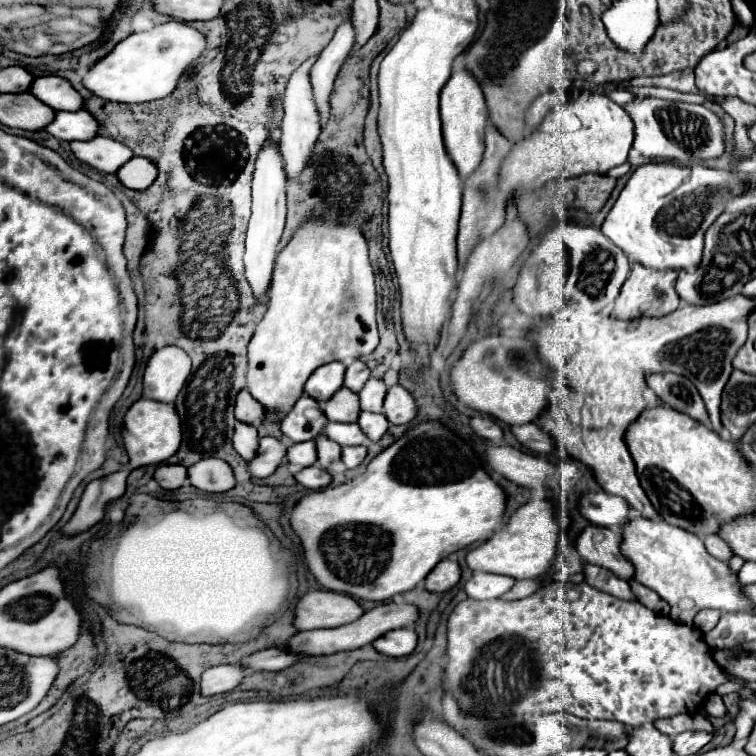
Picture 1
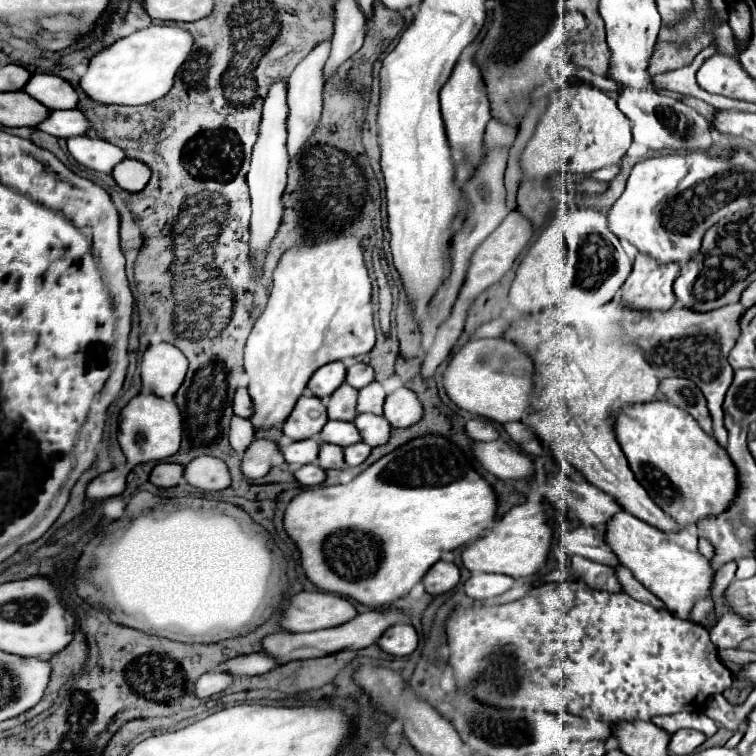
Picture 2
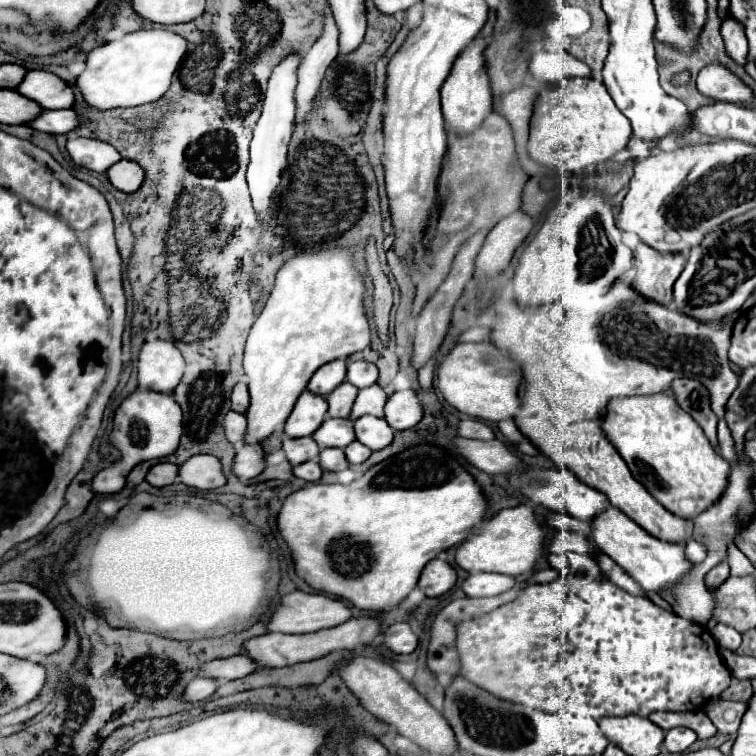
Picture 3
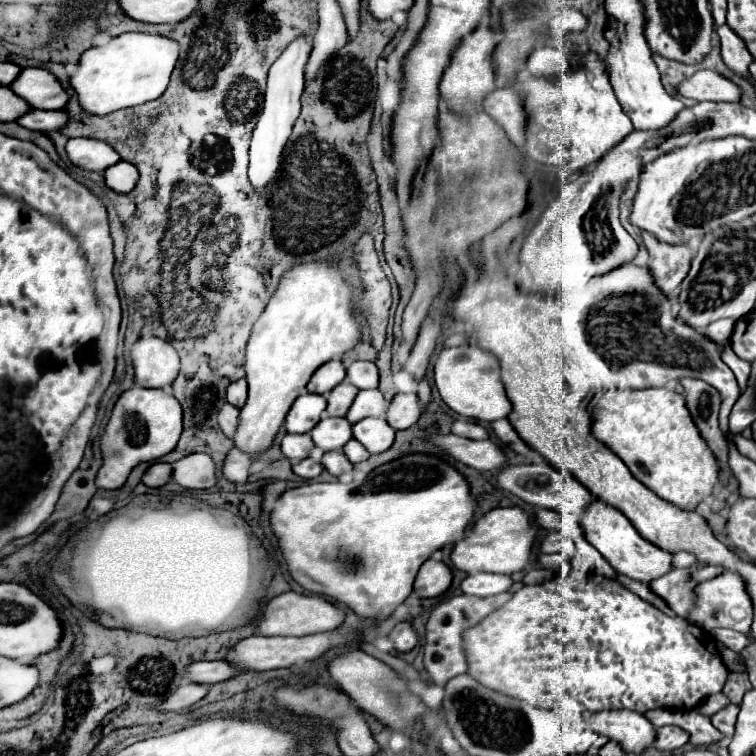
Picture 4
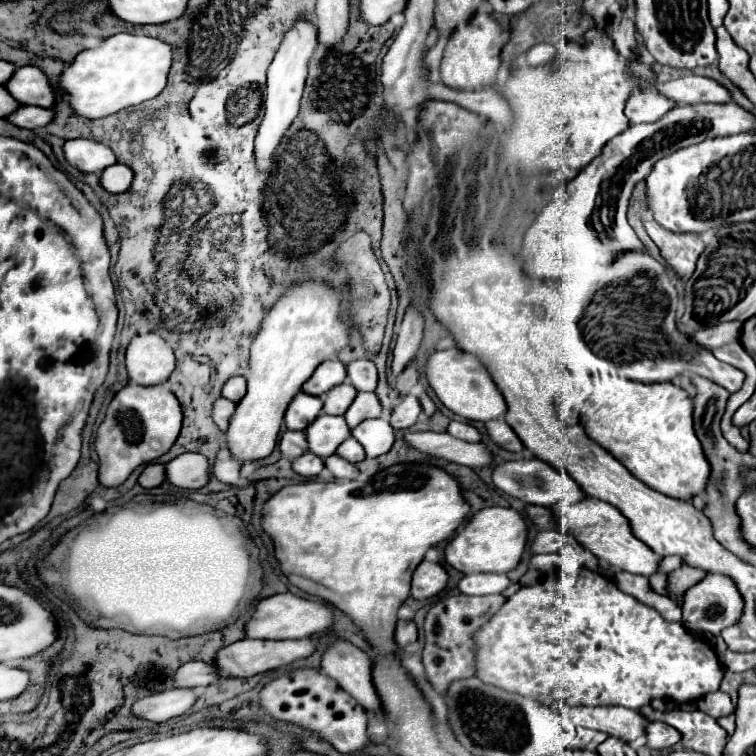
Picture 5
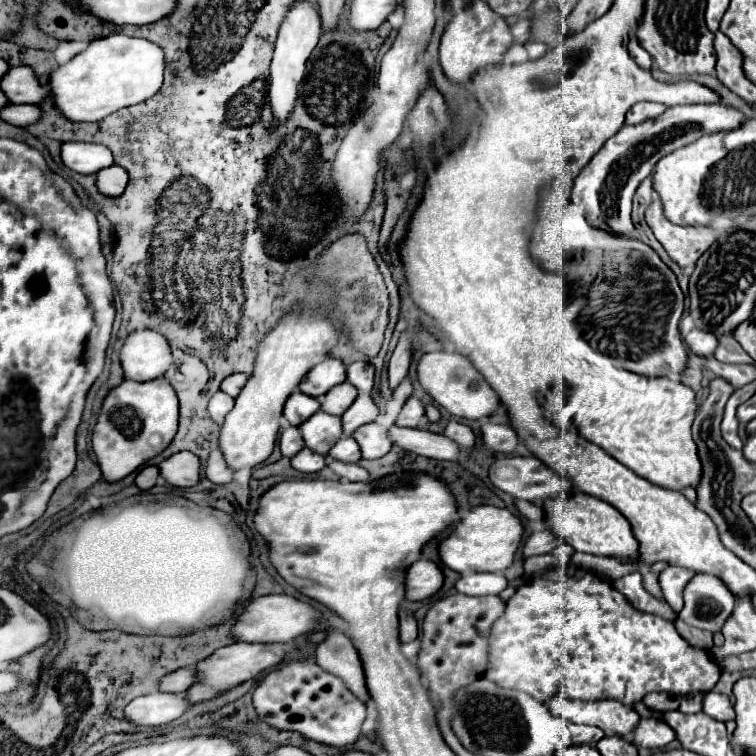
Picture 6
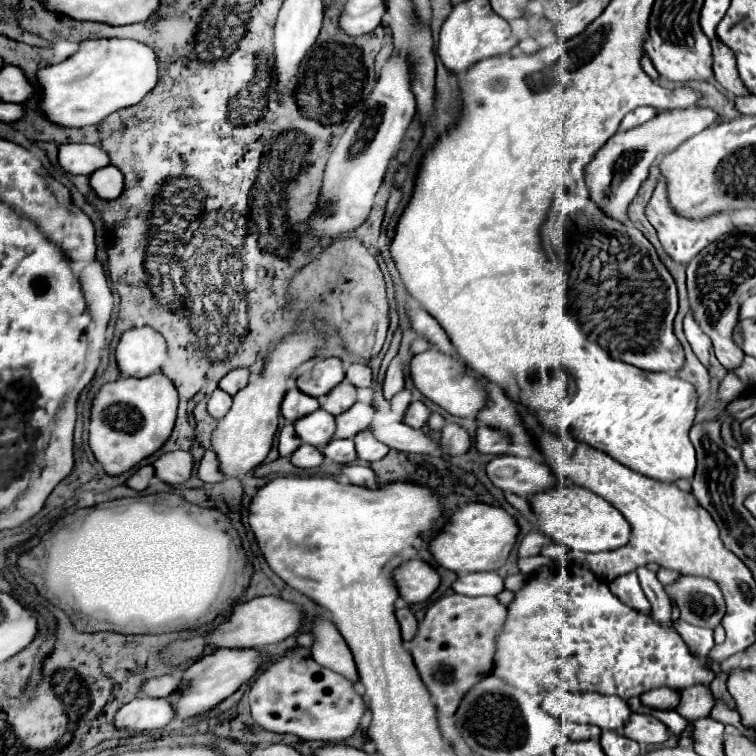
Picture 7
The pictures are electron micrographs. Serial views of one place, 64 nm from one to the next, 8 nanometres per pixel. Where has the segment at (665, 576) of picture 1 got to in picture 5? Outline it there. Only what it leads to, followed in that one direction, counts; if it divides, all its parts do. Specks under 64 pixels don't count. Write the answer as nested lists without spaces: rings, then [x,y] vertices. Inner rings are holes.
[[[584,496],[584,500],[576,502],[568,508],[562,508],[560,504],[556,504],[556,508],[552,508],[552,512],[558,520],[568,518],[568,530],[570,530],[572,538],[578,542],[578,546],[592,552],[600,560],[600,564],[618,568],[624,572],[632,572],[632,574],[642,574],[642,576],[652,576],[658,570],[658,562],[662,558],[658,554],[654,554],[644,542],[640,542],[630,532],[628,518],[622,516],[618,512],[618,508],[614,508],[612,504],[602,502],[598,498]]]

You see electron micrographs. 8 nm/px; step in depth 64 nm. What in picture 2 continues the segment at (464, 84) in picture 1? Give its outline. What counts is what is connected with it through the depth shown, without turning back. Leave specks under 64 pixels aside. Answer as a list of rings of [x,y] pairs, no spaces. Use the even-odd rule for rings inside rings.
[[[472,56],[458,60],[452,76],[442,86],[440,104],[442,104],[442,118],[446,124],[446,136],[448,136],[450,146],[454,150],[460,150],[460,154],[464,154],[466,158],[472,158],[480,150],[484,128],[486,128],[488,120],[492,118],[488,96],[486,96],[486,84],[484,84],[484,78],[480,76],[480,68],[476,68],[476,62]]]

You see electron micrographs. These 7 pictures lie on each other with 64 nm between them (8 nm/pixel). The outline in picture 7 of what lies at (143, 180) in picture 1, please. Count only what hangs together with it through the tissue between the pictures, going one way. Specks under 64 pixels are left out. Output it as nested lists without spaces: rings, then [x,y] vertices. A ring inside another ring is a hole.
[[[104,166],[90,174],[90,188],[102,200],[114,200],[124,188],[124,176],[116,166]]]

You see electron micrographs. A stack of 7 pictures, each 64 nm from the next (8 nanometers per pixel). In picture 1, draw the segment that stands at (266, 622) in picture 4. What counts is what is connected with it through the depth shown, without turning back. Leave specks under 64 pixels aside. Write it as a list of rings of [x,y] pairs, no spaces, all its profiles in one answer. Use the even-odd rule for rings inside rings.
[[[312,590],[296,602],[294,626],[296,630],[338,628],[358,620],[362,614],[364,610],[352,596],[330,590]]]

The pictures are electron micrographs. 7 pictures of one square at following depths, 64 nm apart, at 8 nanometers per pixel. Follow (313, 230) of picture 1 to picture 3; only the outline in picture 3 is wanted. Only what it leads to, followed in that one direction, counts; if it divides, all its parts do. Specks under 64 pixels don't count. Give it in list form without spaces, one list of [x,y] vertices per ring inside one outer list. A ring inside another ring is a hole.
[[[332,248],[318,254],[296,254],[288,264],[284,264],[276,274],[276,284],[272,294],[254,322],[246,352],[244,352],[244,372],[248,376],[250,388],[250,406],[244,414],[248,420],[246,426],[246,442],[262,444],[278,426],[286,422],[290,416],[296,398],[306,390],[310,376],[332,360],[346,360],[350,354],[364,350],[370,346],[370,326],[362,306],[364,296],[364,280],[352,264],[350,248]]]

